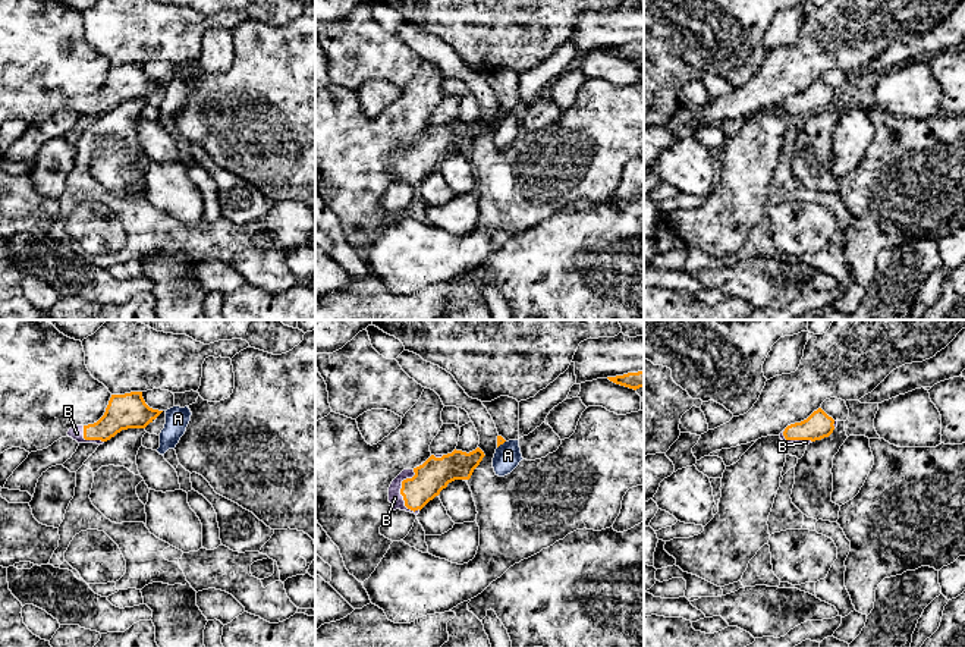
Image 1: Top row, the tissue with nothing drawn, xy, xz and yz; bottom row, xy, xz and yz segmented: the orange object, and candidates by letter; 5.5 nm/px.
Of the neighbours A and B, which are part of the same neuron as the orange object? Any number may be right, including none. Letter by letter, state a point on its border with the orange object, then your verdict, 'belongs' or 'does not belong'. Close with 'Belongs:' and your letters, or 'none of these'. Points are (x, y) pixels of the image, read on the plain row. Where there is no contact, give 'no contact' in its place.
A: contact xz (500, 115); does not belong
B: contact xz (401, 162); belongs
Belongs: B

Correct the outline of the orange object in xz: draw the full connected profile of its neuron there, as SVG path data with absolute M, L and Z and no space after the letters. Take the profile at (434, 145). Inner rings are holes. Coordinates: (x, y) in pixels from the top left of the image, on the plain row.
M480 119L469 125L455 120L447 126L431 126L414 141L403 141L389 158L393 182L418 186L449 154L469 151L484 128Z

